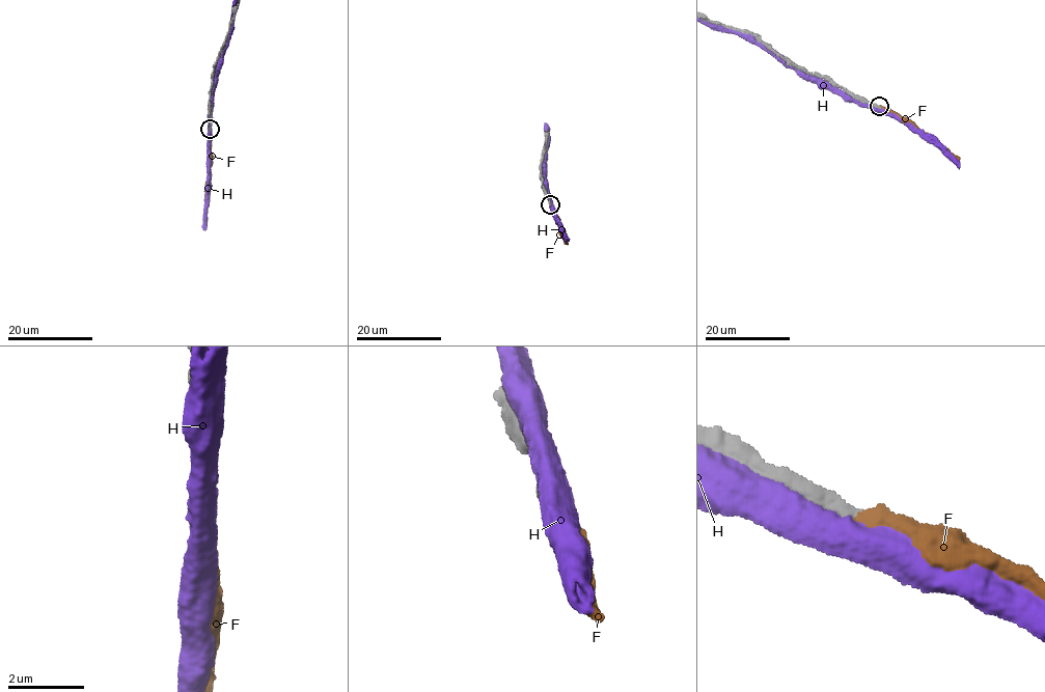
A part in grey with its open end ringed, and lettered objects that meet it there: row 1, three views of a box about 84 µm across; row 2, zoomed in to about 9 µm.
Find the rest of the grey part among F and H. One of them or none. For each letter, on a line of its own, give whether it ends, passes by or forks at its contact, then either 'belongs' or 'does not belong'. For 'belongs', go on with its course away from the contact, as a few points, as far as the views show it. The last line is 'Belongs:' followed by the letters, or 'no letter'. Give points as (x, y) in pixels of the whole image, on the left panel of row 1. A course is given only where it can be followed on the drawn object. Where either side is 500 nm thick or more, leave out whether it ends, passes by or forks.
F: it ends | belongs | via (210, 129), (210, 162), (202, 224)
H: does not belong
Belongs: F

